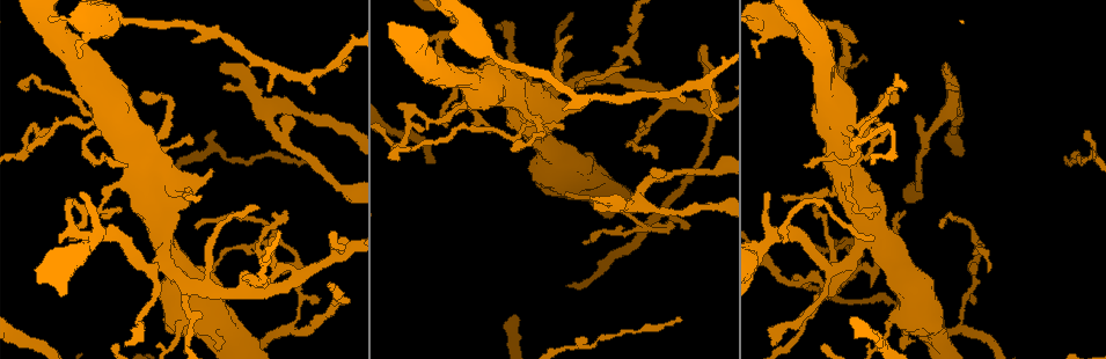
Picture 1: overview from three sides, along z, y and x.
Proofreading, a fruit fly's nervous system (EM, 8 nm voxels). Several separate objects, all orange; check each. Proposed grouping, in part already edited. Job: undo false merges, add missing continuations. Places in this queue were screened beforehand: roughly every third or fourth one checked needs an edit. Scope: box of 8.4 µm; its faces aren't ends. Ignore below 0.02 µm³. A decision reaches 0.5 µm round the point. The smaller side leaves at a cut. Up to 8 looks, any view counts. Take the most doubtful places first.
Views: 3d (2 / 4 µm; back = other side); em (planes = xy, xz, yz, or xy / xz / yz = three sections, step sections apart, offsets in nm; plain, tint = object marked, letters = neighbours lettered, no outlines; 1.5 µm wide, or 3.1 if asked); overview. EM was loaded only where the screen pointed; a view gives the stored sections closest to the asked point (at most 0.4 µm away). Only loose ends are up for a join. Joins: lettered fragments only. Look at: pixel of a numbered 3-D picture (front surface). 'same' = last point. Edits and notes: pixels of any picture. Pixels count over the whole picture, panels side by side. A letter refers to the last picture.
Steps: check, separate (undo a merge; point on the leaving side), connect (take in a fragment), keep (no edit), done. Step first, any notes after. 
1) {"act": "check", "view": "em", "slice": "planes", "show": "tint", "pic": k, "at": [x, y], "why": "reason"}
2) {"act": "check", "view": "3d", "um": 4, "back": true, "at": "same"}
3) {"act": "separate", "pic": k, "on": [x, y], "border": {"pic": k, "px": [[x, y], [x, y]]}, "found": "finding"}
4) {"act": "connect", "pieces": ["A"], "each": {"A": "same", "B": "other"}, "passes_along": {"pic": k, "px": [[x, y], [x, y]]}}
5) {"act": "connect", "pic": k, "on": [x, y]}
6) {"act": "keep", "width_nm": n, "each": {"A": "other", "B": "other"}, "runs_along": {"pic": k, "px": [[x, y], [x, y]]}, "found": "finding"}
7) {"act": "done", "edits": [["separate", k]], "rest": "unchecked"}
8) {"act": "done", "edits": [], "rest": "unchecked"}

{"act": "check", "view": "3d", "um": 2, "back": true, "pic": 1, "at": [328, 285], "why": "branch stops here"}

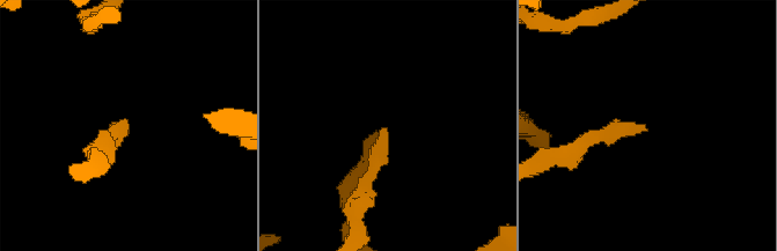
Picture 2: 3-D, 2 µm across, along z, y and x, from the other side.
{"act": "check", "view": "em", "slice": "planes", "show": "plain", "pic": 2, "at": [643, 125], "why": "need the tissue"}

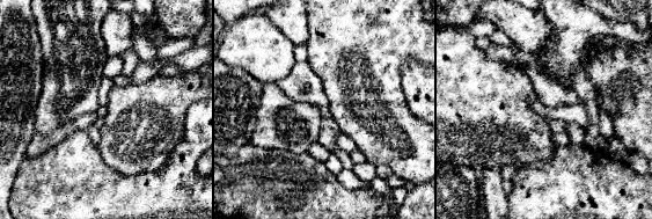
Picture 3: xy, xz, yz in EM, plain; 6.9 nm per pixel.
{"act": "check", "view": "em", "slice": "planes", "show": "letters", "at": "same", "why": "see the neighbours"}

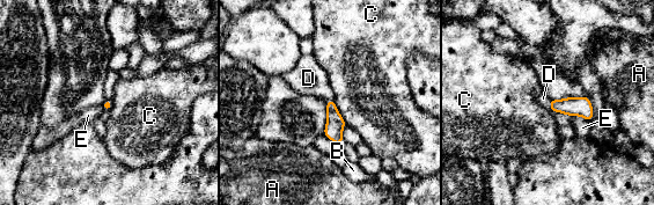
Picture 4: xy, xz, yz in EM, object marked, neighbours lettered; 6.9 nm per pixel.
{"act": "connect", "pieces": ["D"], "each": {"A": "other", "B": "other", "C": "other", "D": "same", "E": "other"}, "passes_along": {"pic": 4, "px": [[581, 105], [550, 103], [543, 99]]}, "found": "the neuron continues"}

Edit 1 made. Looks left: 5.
{"act": "check", "view": "overview"}

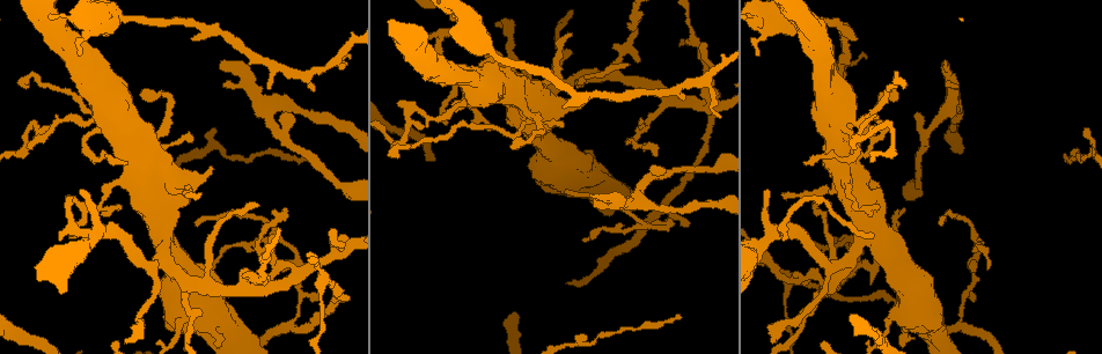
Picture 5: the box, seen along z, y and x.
{"act": "check", "view": "em", "slice": "planes", "show": "letters", "pic": 5, "at": [720, 118], "why": "tapers out"}

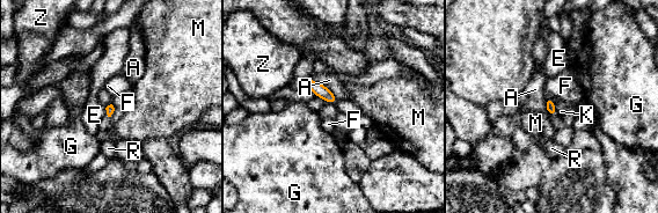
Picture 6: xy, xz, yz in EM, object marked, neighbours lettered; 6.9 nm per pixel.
{"act": "keep", "each": {"A": "other", "E": "other", "F": "other", "G": "other", "K": "other", "M": "other", "R": "other", "Z": "other"}, "found": "none of them fits"}

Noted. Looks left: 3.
{"act": "check", "view": "em", "slice": "planes", "show": "letters", "pic": 5, "at": [518, 134], "why": "sharp bend"}

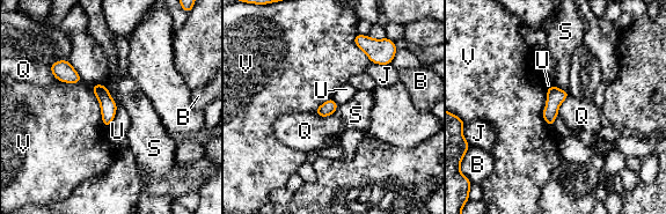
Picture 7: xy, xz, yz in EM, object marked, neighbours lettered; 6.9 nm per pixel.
{"act": "keep", "each": {"B": "other", "J": "other", "Q": "other", "S": "other", "U": "other", "V": "other"}, "border": {"pic": 7, "px": [[569, 94], [560, 105], [557, 115]]}, "found": "continuous, no second neuron"}

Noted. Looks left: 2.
{"act": "done", "edits": [["connect", 4]], "rest": "unchecked"}

